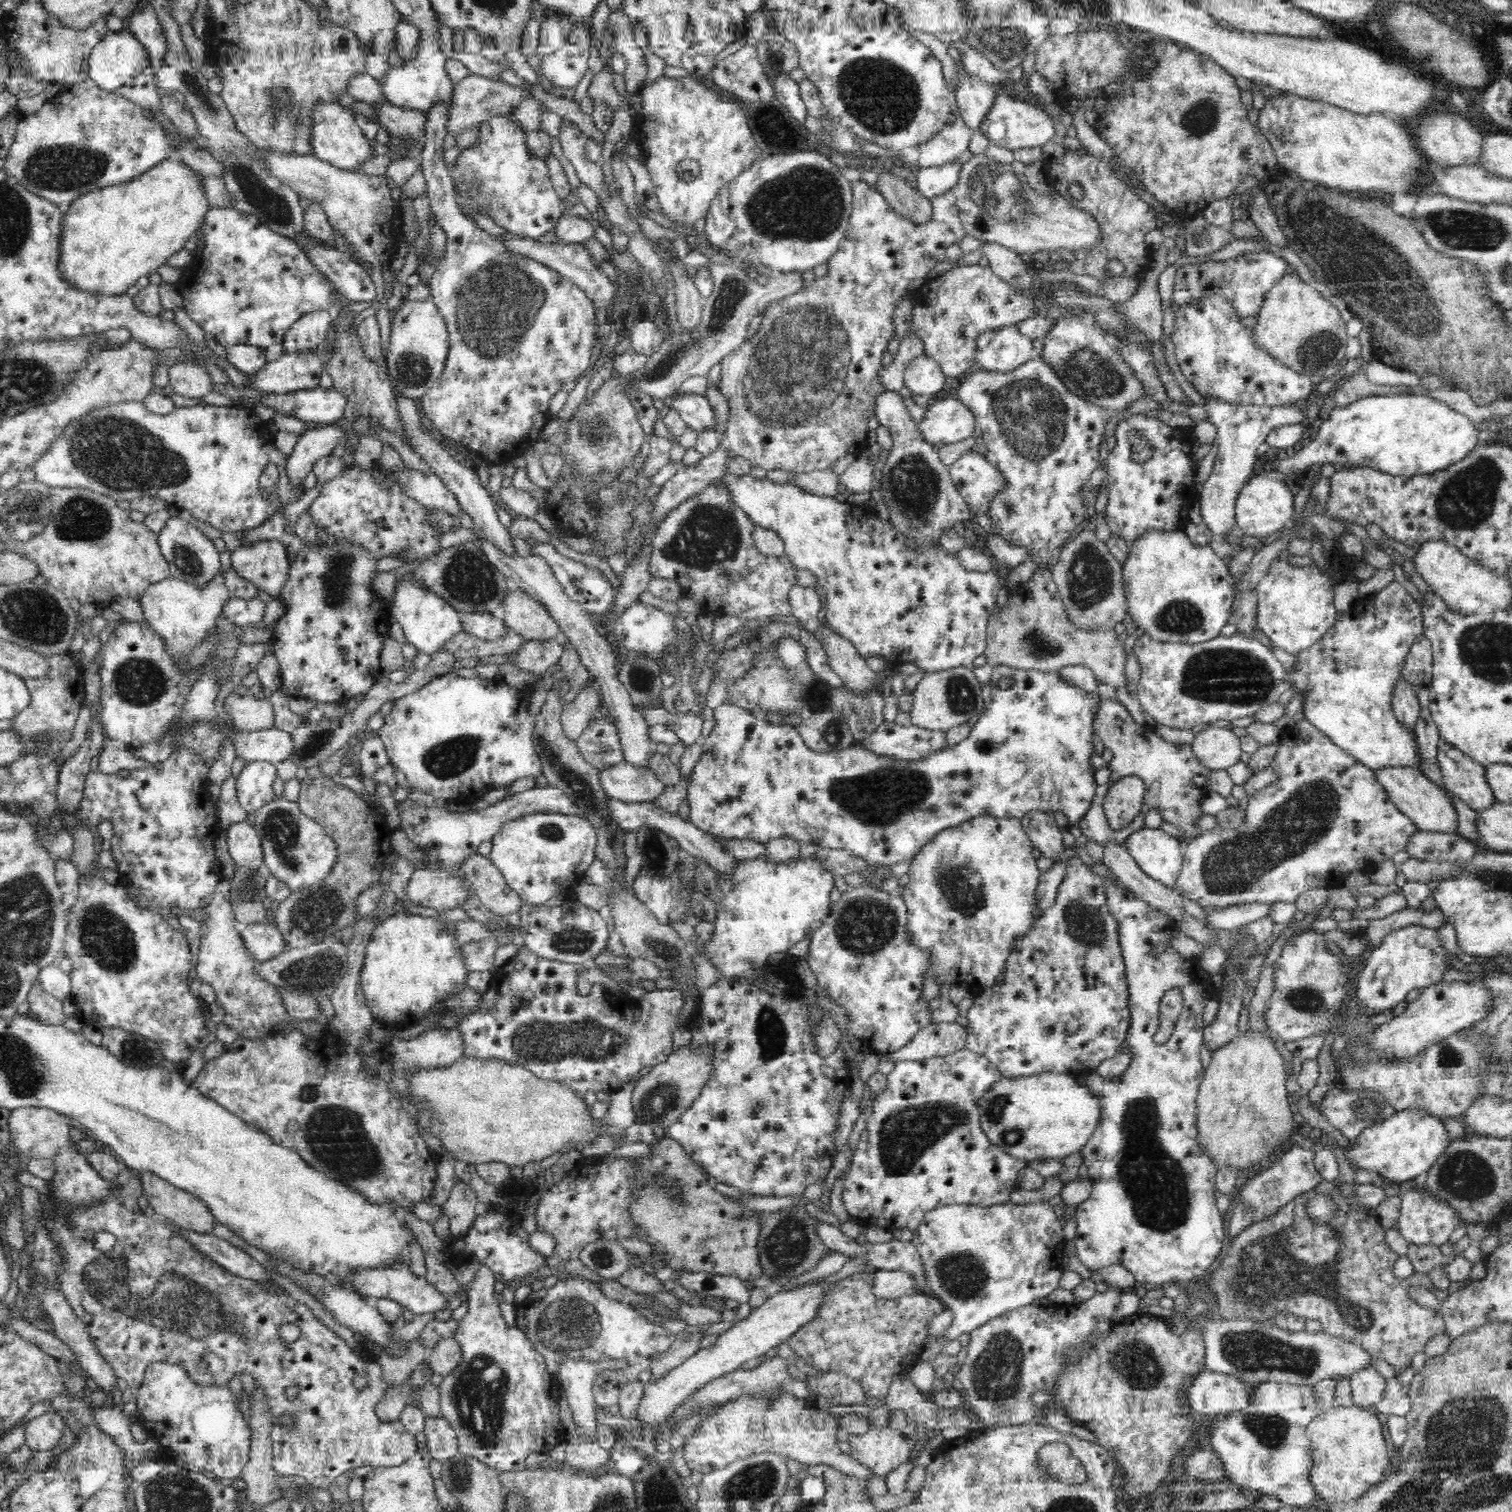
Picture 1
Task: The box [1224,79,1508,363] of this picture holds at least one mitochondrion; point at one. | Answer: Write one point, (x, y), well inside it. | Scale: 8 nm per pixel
(1414, 312)

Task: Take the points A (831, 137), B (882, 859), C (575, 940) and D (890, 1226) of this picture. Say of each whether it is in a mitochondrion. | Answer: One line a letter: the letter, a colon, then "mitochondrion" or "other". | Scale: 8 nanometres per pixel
A: mitochondrion
B: other
C: mitochondrion
D: other

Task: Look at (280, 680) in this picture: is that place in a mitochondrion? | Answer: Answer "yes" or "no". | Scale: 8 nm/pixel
no

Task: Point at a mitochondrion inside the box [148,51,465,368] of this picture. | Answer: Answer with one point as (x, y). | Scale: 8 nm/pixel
(283, 107)

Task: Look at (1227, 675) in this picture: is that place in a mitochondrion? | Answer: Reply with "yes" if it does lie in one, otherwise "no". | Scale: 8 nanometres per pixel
yes

